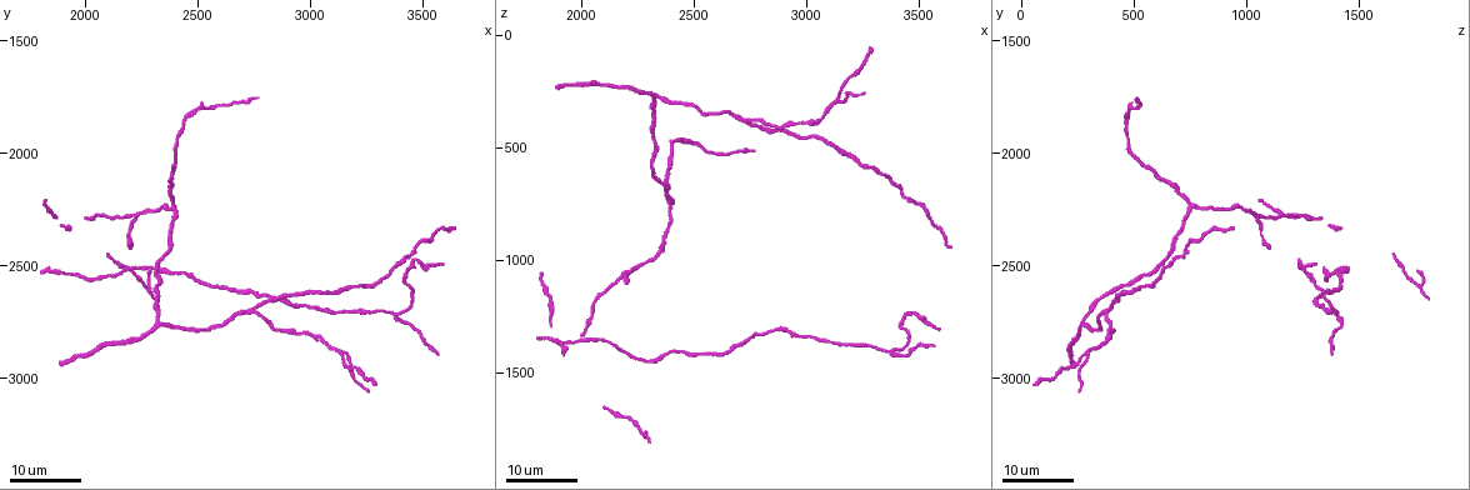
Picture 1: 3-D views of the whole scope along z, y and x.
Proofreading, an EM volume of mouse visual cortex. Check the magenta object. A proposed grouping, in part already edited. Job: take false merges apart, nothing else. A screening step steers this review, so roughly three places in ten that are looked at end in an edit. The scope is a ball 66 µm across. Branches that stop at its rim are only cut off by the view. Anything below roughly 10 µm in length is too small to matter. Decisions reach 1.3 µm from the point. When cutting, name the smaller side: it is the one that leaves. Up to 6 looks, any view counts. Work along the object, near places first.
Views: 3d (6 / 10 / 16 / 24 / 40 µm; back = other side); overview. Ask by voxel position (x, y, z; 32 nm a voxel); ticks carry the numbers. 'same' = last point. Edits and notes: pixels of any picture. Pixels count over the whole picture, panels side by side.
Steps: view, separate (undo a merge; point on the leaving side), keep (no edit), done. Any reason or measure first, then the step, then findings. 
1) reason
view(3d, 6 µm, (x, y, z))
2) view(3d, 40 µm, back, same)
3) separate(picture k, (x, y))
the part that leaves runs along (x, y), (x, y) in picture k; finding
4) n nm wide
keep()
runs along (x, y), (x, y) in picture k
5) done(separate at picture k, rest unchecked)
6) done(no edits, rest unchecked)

side arm on a straight run
view(3d, 16 µm, (2230, 2280, 1030))

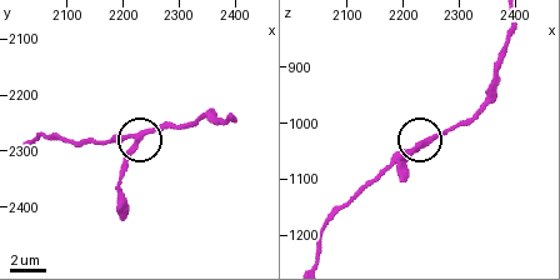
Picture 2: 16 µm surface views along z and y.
closer look
view(3d, 6 µm, (2230, 2275, 1040))

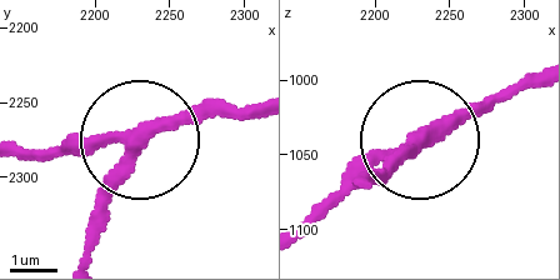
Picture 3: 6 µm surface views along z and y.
280 nm wide
keep()
runs along (143, 124), (154, 136), (223, 113) in picture 3; one neuron here

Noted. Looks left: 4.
three-way junction
view(3d, 16 µm, (2390, 2230, 750))

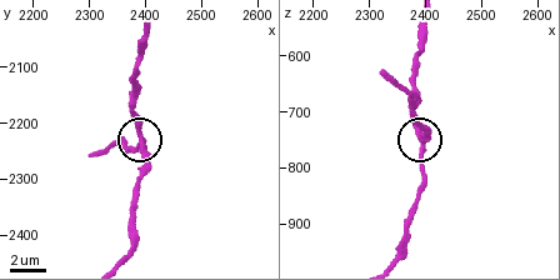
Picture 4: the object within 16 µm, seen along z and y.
view(3d, 10 µm, (2395, 2235, 750))

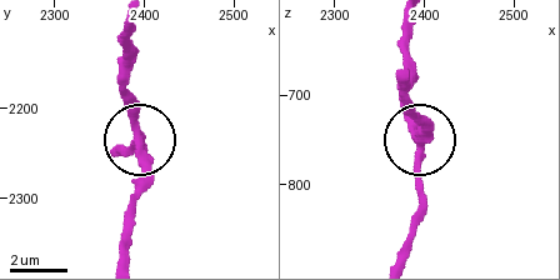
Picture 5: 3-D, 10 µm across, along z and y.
view(3d, 6 µm, (2390, 2235, 745))

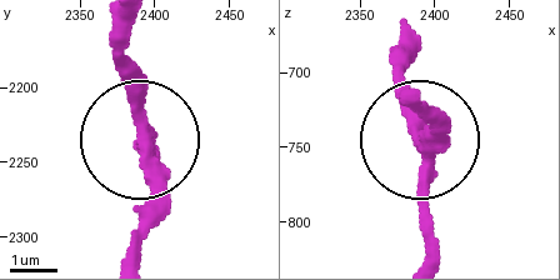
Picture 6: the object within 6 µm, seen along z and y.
keep()
runs along (423, 249), (410, 49) in picture 6; all the same neuron

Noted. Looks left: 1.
done(no edits, rest unchecked)

